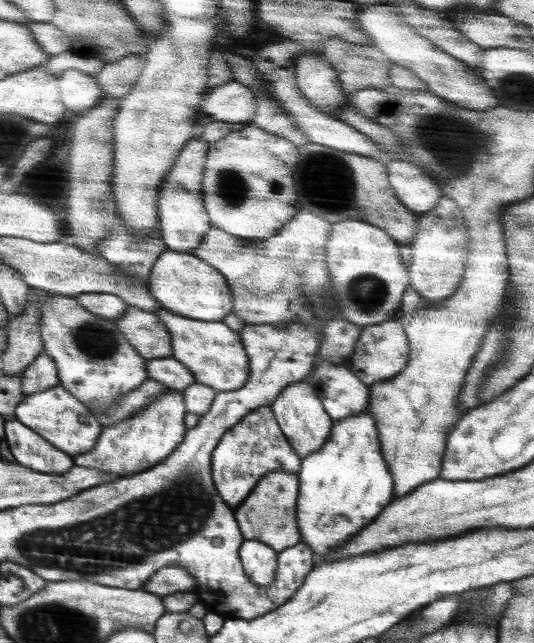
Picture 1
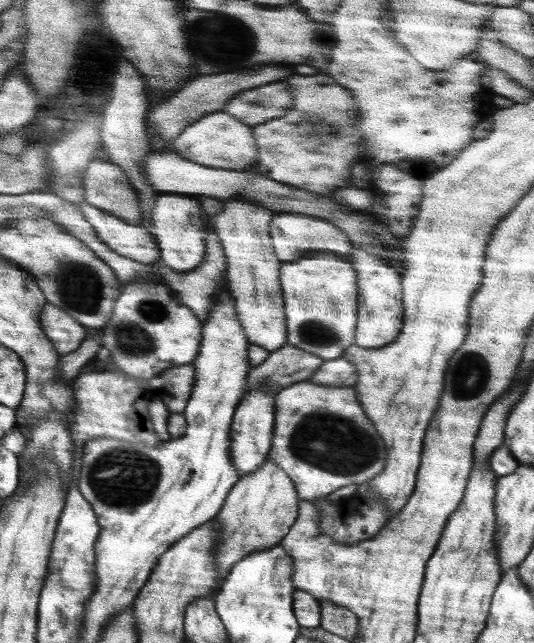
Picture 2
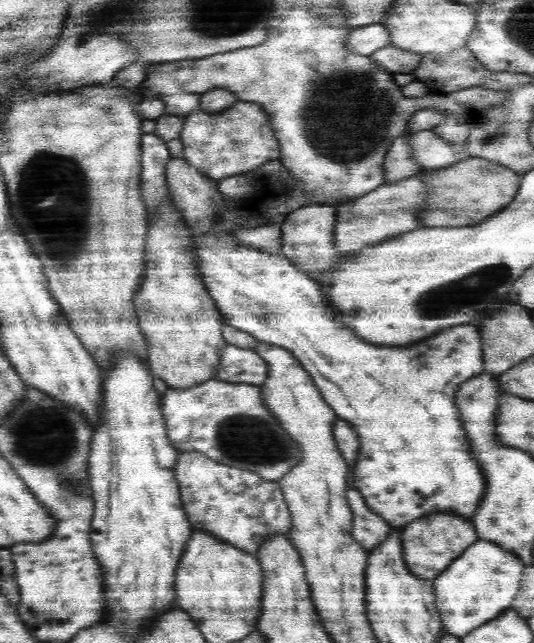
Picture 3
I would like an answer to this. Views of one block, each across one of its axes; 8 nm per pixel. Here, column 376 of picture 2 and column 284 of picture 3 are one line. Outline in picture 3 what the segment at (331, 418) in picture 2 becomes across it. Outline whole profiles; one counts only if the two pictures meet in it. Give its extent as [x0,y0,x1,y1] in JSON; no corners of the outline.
[160,379,305,479]

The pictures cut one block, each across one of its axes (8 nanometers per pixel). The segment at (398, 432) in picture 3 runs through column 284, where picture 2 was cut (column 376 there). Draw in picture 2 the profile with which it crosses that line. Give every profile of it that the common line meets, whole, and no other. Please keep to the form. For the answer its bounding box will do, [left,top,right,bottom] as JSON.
[349,246,405,348]

